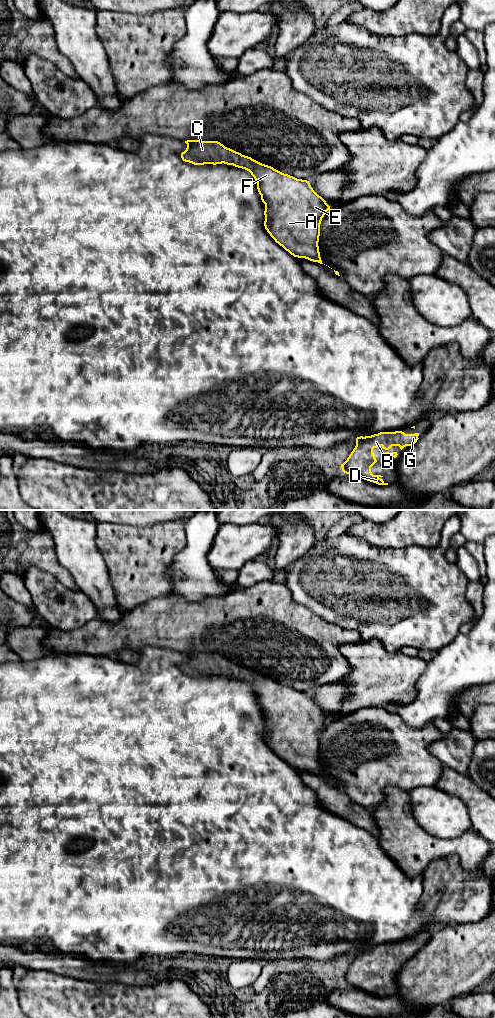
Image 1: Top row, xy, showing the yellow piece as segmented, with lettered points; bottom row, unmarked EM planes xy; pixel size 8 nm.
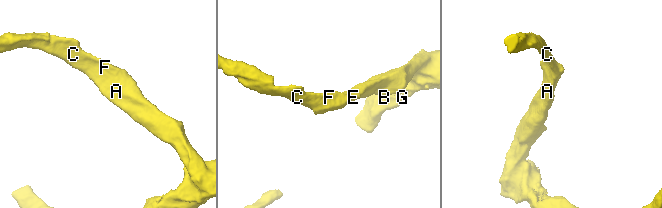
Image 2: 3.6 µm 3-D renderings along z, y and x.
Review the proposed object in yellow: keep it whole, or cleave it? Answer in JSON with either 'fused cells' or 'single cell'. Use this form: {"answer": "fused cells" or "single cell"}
{"answer": "single cell"}

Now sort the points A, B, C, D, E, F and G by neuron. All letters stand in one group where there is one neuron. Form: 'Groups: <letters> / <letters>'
Groups: A B C D E F G

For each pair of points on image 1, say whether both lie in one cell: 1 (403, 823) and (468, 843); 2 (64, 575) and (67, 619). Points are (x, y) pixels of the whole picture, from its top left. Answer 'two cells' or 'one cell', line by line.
1: one cell
2: two cells

